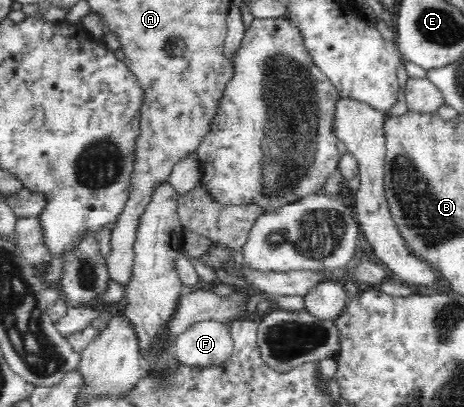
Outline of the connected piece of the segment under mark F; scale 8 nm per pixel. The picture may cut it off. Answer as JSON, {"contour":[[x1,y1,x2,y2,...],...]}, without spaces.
{"contour":[[199,321,175,337,175,355,181,365,209,368,228,361,233,351,229,323]]}

